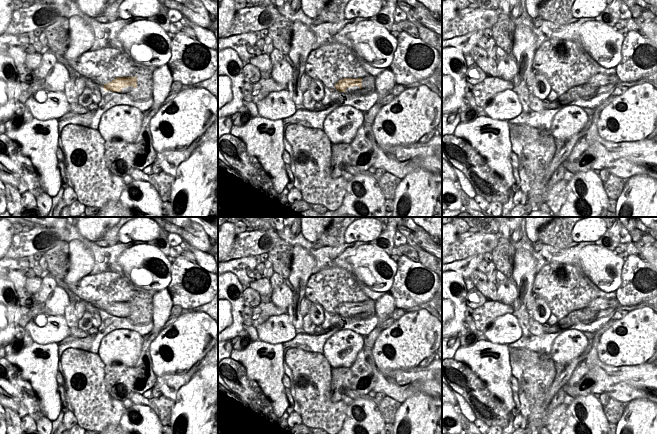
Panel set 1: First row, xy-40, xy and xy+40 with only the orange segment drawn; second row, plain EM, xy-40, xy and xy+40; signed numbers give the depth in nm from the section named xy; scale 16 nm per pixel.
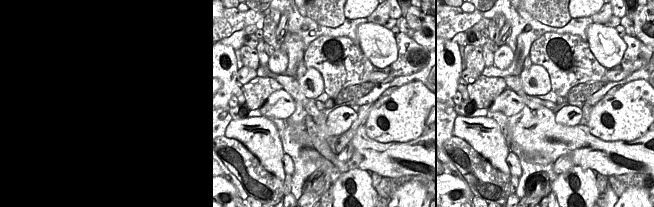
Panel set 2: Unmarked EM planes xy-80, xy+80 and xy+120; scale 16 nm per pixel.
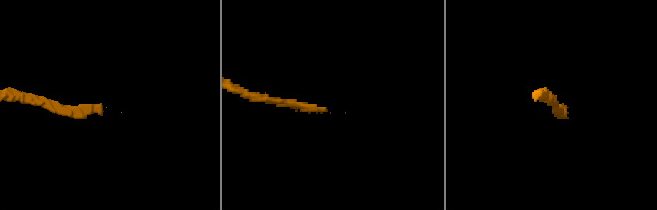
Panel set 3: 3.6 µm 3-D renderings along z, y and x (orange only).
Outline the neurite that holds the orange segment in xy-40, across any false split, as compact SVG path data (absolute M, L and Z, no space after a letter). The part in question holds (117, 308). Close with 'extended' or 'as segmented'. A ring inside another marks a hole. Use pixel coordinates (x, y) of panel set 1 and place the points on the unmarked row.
M137 300L135 301L117 301L102 311L105 315L121 316L123 312L132 310L137 311Z | as segmented

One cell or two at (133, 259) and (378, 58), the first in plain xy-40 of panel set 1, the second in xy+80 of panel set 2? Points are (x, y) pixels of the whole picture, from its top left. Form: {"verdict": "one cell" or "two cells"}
{"verdict": "one cell"}

